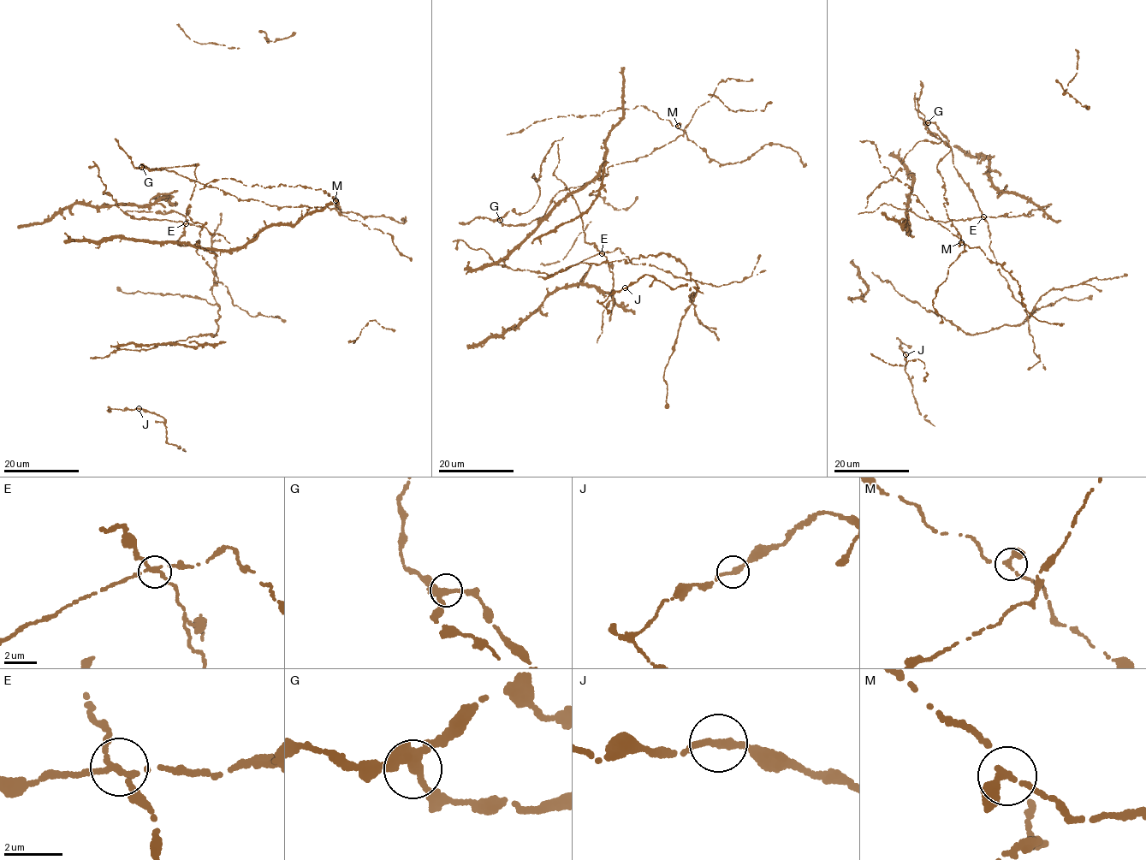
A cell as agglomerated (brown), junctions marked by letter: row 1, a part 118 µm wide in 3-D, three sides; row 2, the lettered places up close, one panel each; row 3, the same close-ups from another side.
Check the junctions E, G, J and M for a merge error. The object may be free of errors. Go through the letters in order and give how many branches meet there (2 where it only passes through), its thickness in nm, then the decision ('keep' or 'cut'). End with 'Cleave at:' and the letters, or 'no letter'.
E: 3 branches meet; 200 nm thick; cut
G: 3 branches meet; 320 nm thick; keep
J: 2 branches meet; 240 nm thick; keep
M: 3 branches meet; 220 nm thick; keep
Cleave at: E

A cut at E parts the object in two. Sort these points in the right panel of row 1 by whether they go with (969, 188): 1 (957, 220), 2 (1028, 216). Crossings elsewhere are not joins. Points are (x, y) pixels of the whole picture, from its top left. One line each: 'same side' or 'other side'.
1: other side
2: other side

